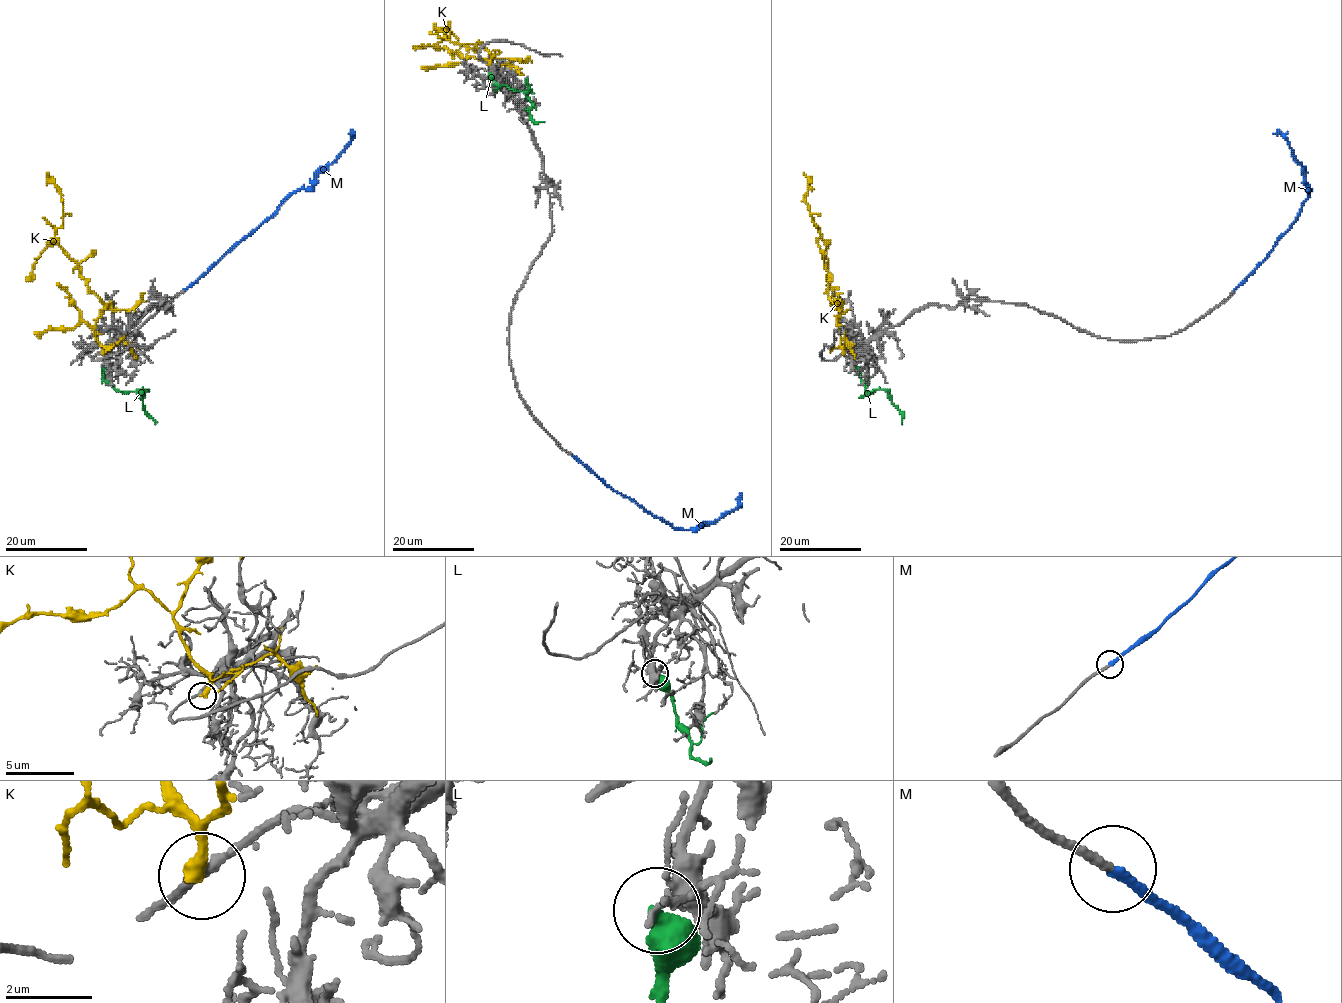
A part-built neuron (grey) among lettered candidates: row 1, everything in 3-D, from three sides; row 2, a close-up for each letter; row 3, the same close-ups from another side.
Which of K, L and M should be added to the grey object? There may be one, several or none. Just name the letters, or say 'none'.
M

